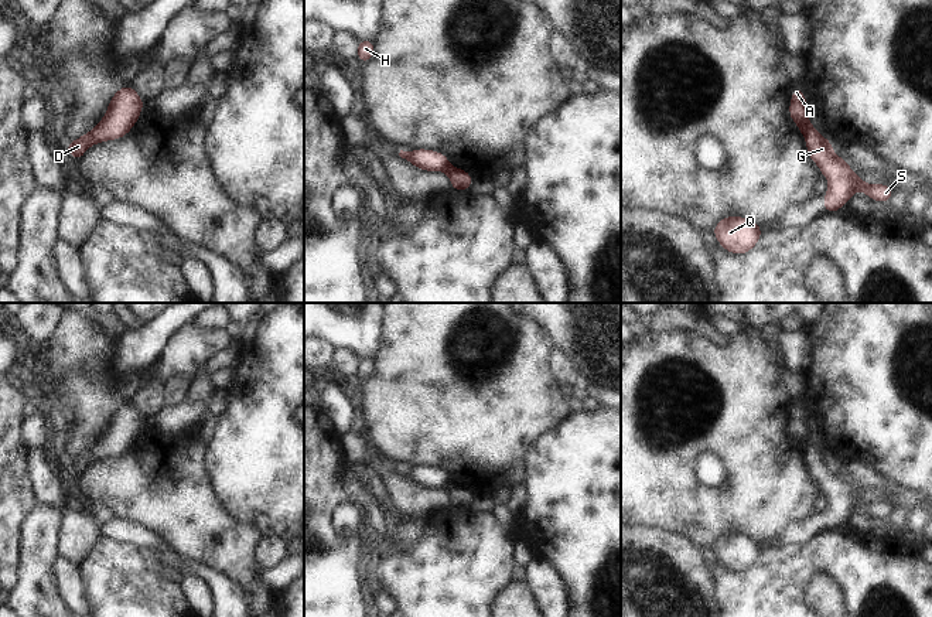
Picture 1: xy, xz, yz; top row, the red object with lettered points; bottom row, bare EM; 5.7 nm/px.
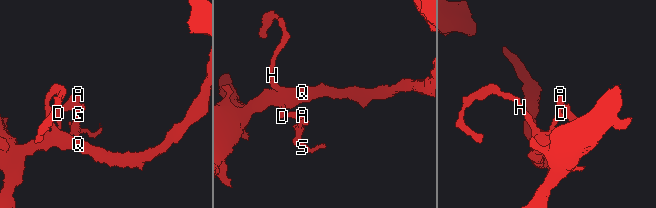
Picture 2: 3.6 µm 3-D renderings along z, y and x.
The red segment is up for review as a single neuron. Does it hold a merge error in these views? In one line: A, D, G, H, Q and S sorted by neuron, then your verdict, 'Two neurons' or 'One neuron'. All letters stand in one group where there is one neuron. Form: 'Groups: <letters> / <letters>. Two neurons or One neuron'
Groups: A D H Q / G S. Two neurons

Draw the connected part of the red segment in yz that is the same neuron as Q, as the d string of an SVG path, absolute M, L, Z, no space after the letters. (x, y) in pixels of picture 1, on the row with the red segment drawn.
M726 217L713 228L721 248L734 255L748 253L759 241L762 228L744 217Z

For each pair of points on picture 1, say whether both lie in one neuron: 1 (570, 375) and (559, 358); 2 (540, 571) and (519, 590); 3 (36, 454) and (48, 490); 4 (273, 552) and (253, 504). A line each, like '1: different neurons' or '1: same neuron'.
1: same neuron
2: different neurons
3: same neuron
4: different neurons

